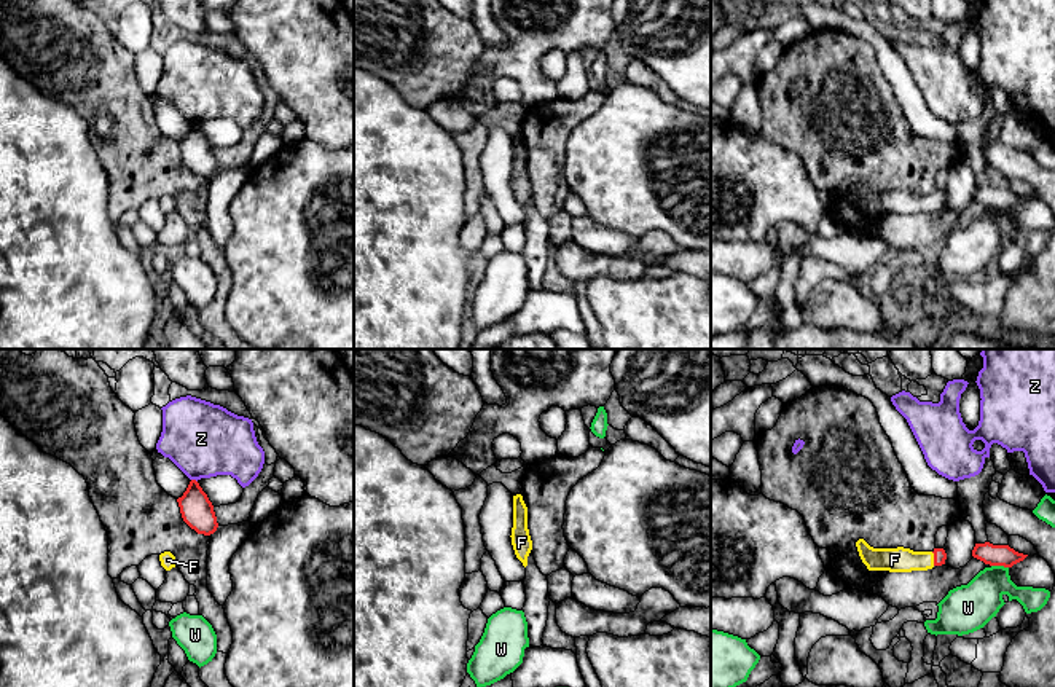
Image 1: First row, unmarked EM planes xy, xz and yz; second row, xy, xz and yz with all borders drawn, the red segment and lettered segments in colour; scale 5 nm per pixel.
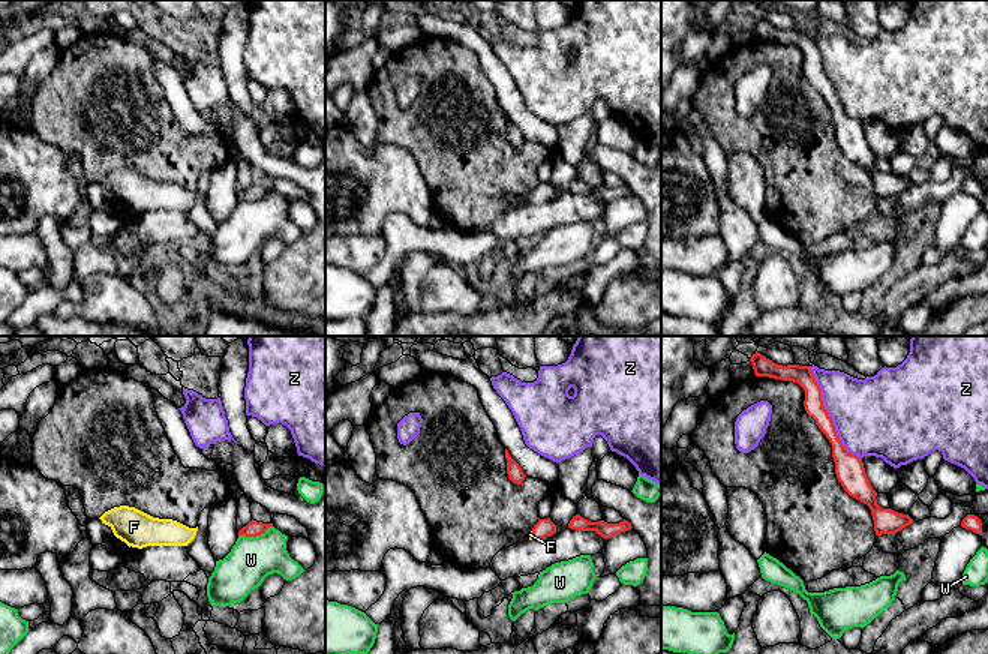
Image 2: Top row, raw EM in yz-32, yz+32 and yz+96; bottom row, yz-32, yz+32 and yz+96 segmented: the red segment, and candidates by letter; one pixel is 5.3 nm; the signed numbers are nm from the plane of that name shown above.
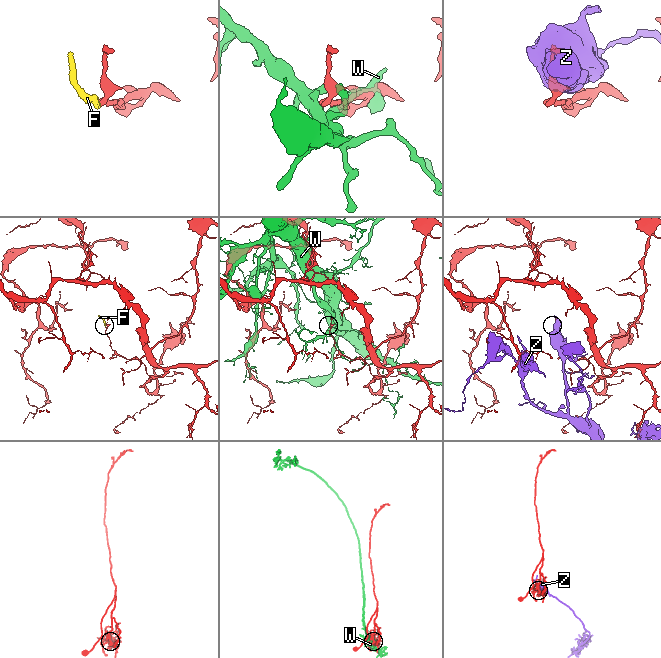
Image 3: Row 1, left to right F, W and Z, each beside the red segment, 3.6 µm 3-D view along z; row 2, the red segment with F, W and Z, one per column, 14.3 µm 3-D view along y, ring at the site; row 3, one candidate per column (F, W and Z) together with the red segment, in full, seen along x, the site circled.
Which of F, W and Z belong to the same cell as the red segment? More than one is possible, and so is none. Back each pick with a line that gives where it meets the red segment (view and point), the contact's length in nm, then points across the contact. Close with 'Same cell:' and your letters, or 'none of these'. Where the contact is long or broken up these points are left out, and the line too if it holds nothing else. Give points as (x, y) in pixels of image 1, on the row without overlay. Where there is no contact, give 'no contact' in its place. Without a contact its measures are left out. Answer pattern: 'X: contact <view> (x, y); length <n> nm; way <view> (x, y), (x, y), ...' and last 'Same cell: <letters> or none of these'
F: contact yz (934, 201); length 70 nm; way yz (939, 196), (934, 201), (894, 203)
Same cell: F

